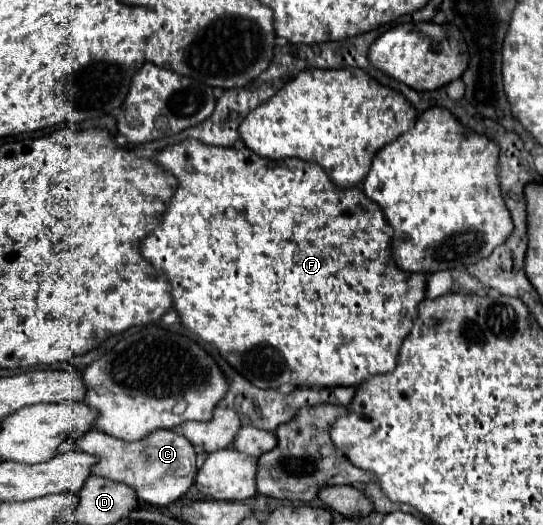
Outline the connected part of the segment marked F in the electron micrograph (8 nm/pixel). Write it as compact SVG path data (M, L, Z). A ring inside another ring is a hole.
M183 140L165 146L157 152L155 162L177 178L173 196L165 202L161 224L141 240L139 252L149 260L171 284L173 310L177 310L181 324L187 332L195 334L199 342L217 348L221 358L229 362L241 376L245 376L257 388L279 388L281 384L293 386L357 386L375 374L385 374L395 368L397 352L403 338L409 334L419 302L425 298L425 274L407 274L391 260L389 242L393 236L391 226L385 222L381 208L363 196L361 188L339 188L335 186L321 166L307 164L299 158L269 160L261 158L249 148L217 148L207 146L199 140Z

